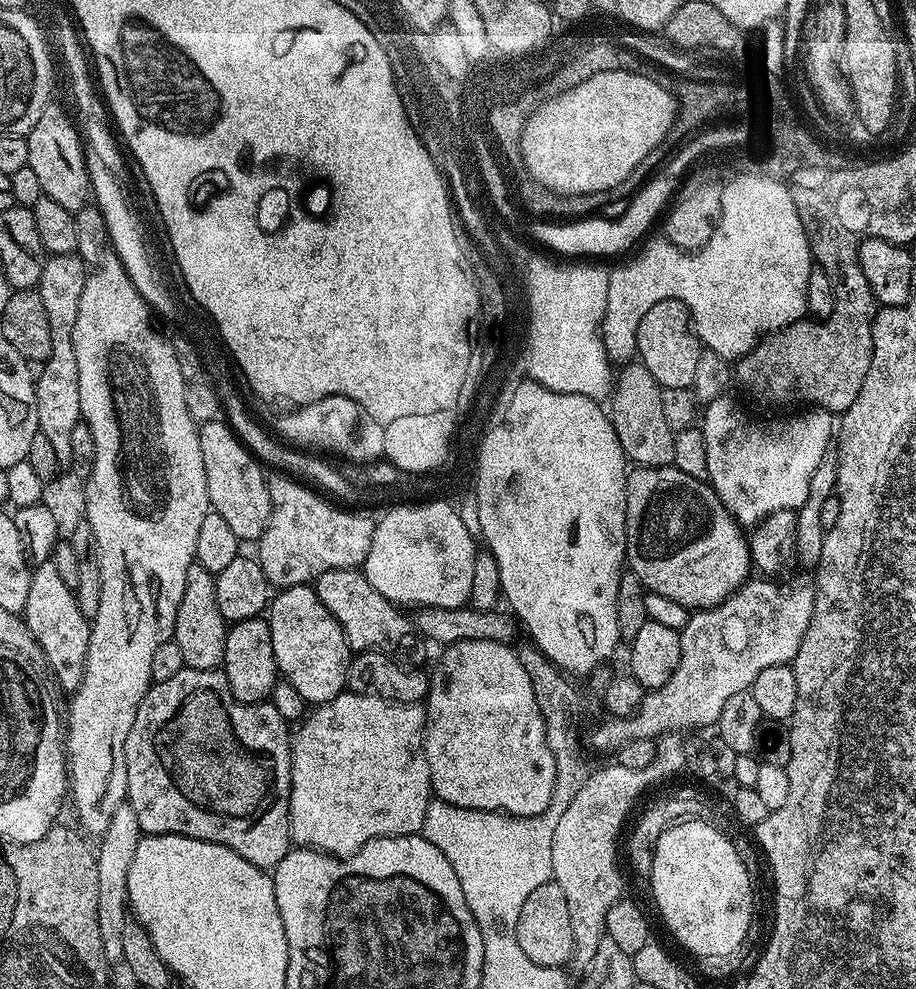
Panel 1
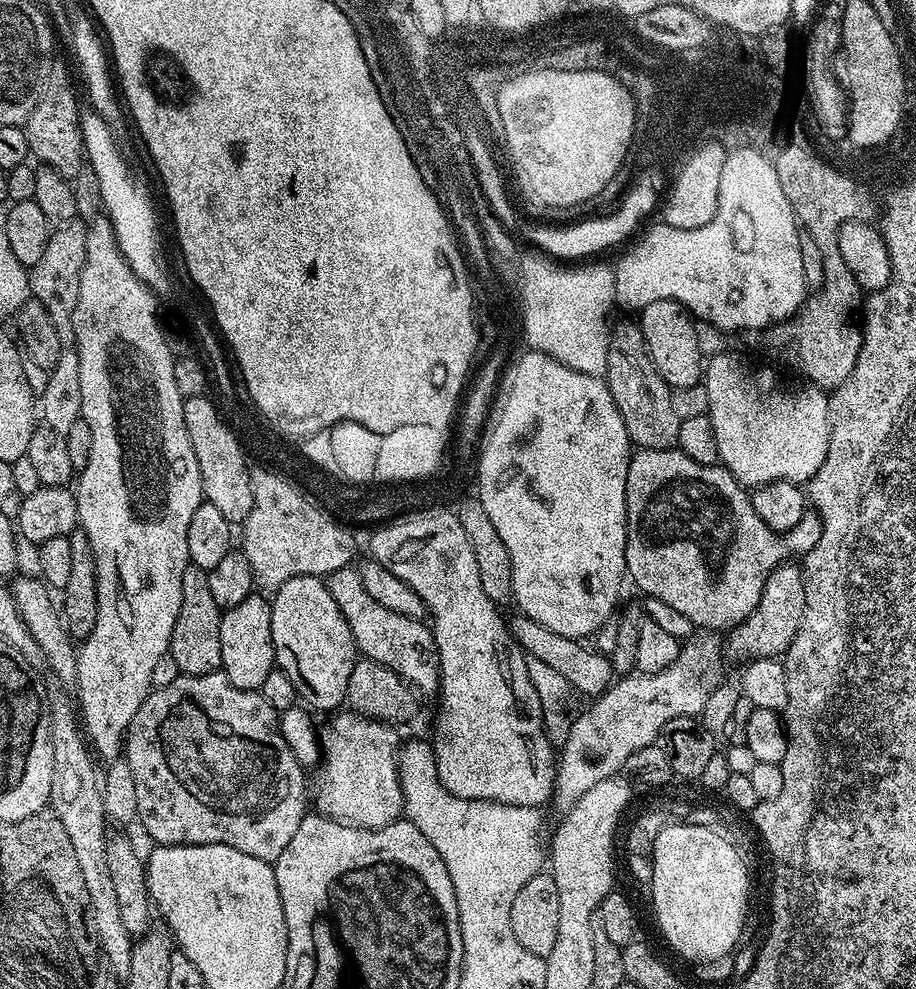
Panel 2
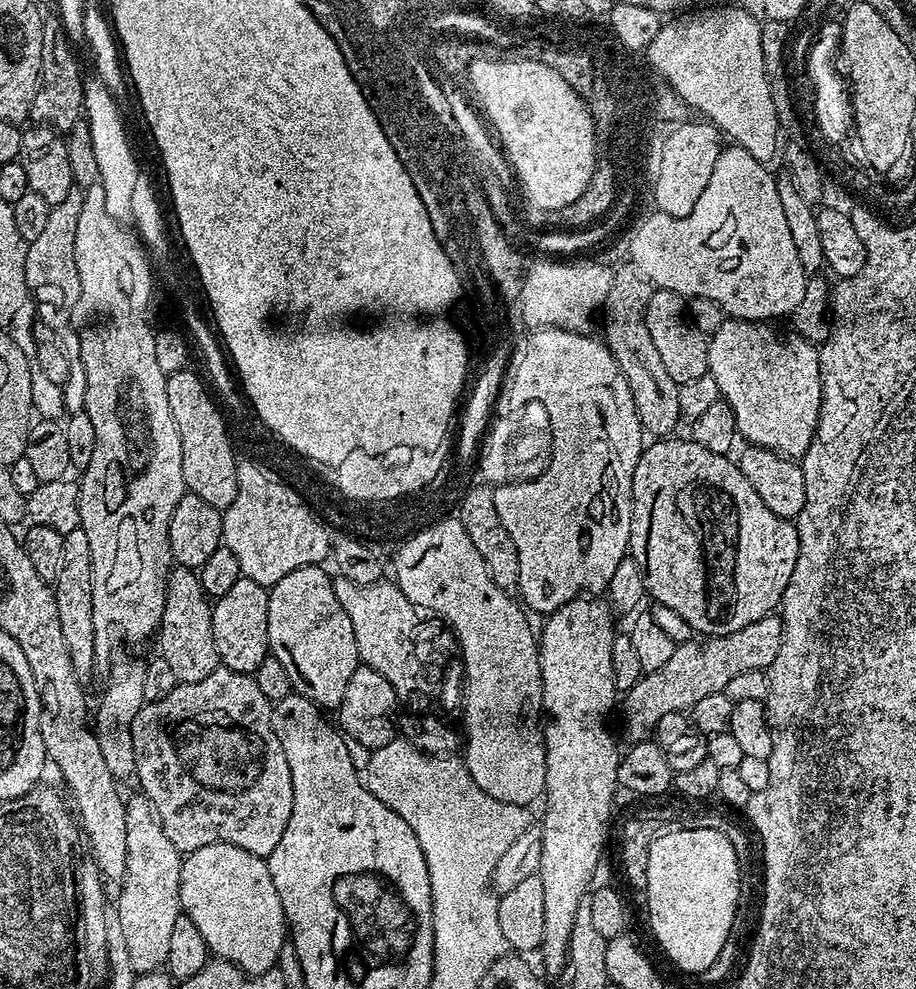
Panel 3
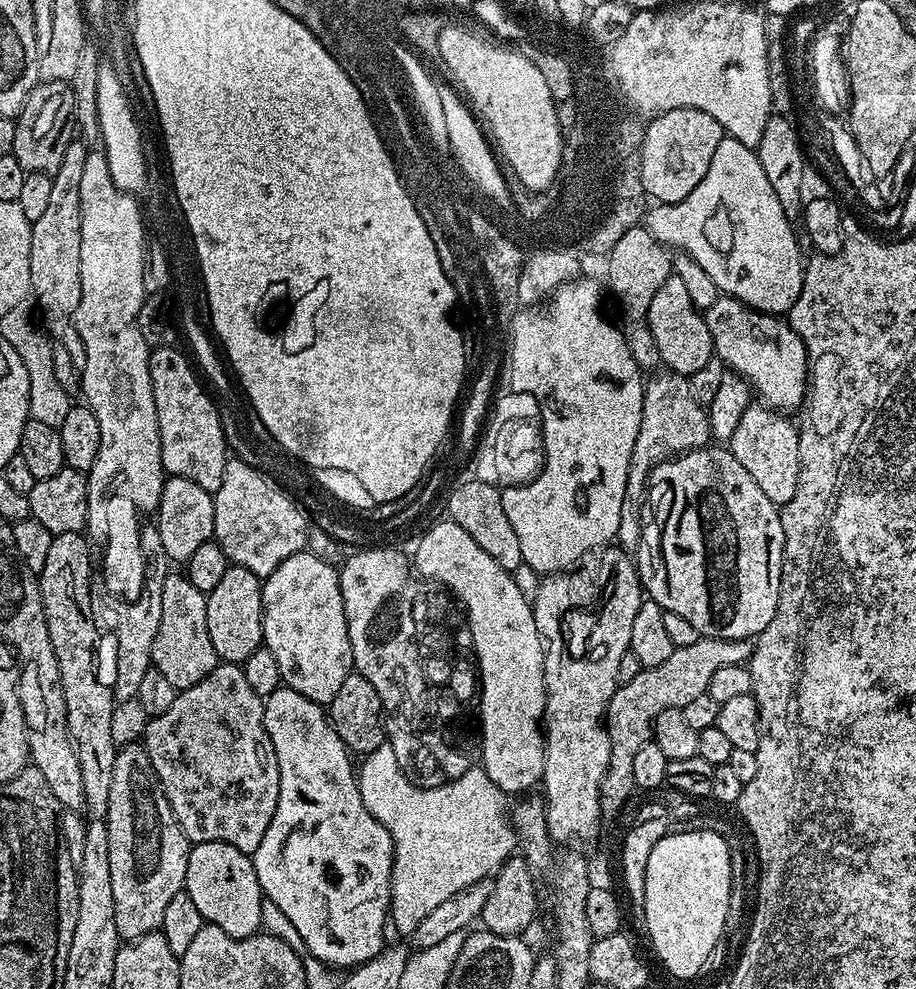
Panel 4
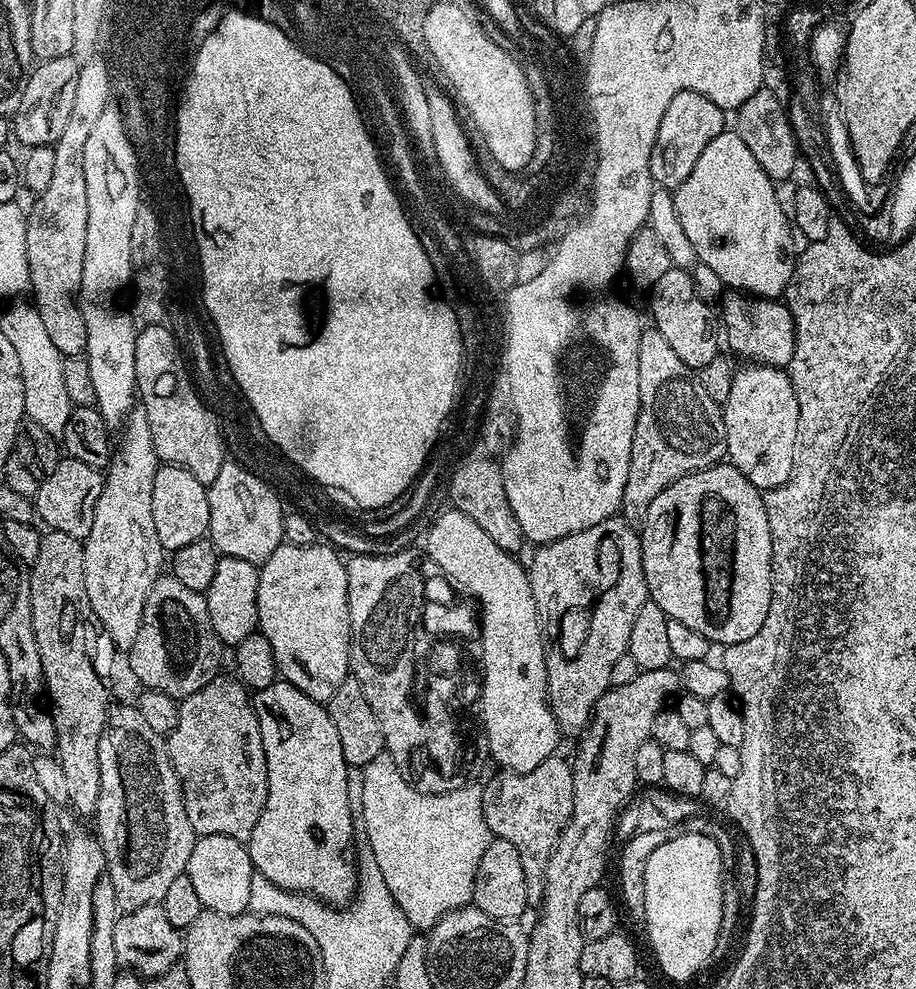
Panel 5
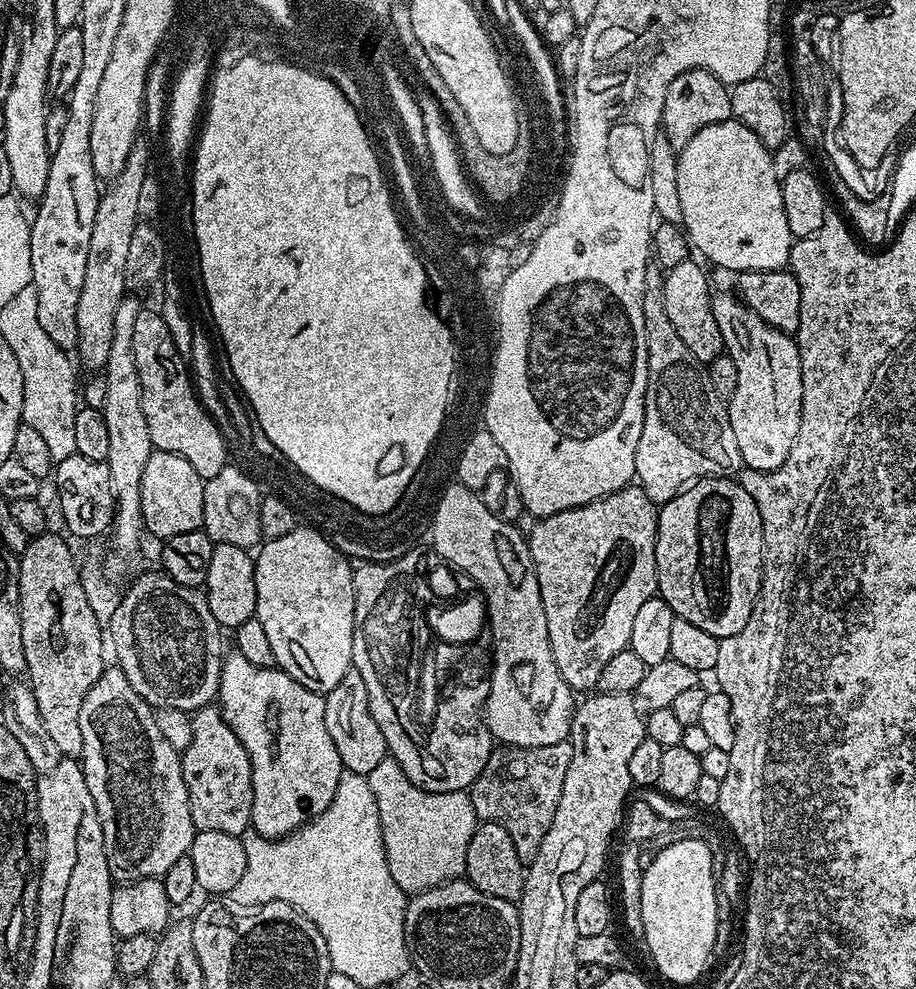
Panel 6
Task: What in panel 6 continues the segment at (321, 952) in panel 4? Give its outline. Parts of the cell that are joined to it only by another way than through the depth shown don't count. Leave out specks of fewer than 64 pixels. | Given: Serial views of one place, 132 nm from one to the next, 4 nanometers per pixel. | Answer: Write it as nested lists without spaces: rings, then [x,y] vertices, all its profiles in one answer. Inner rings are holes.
[[[235,650],[223,657],[220,665],[220,690],[218,707],[224,720],[238,734],[238,742],[246,746],[246,754],[252,767],[254,806],[252,807],[251,831],[262,834],[267,840],[289,836],[316,816],[321,816],[334,798],[341,771],[338,750],[326,730],[324,696],[314,690],[306,690],[290,674],[280,668],[254,666],[254,662],[242,658]]]

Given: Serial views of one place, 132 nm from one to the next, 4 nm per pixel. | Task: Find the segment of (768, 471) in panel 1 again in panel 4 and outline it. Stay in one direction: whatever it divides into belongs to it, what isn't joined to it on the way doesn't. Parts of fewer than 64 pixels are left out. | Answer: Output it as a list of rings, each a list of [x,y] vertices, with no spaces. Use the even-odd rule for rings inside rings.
[[[723,294],[717,295],[714,306],[703,309],[702,315],[712,335],[715,355],[731,371],[743,376],[767,407],[799,409],[805,403],[806,389],[810,384],[808,355],[802,338],[798,338],[787,319],[755,311],[733,296]]]

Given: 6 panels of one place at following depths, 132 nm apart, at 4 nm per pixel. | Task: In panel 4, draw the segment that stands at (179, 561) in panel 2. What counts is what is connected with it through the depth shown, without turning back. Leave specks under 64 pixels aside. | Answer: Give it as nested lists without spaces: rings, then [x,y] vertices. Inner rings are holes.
[[[89,151],[86,158],[86,166],[82,166],[82,298],[78,302],[76,311],[76,329],[82,338],[82,346],[86,346],[86,366],[80,372],[80,387],[82,396],[85,396],[86,407],[98,418],[98,430],[102,430],[102,442],[98,442],[98,458],[94,466],[86,473],[88,478],[88,527],[87,535],[91,543],[104,551],[104,584],[111,595],[129,602],[137,600],[144,589],[144,555],[140,545],[140,512],[155,513],[156,507],[160,505],[160,495],[162,486],[166,479],[166,473],[162,462],[162,446],[160,445],[160,435],[158,434],[158,410],[154,410],[154,390],[150,386],[150,366],[148,365],[148,354],[150,346],[142,338],[140,327],[136,319],[140,313],[146,299],[146,293],[142,286],[142,274],[144,273],[144,250],[146,241],[144,241],[144,224],[146,228],[146,216],[138,203],[137,197],[130,192],[124,192],[115,185],[114,178],[110,174],[110,166],[107,165],[107,158],[103,151]]]

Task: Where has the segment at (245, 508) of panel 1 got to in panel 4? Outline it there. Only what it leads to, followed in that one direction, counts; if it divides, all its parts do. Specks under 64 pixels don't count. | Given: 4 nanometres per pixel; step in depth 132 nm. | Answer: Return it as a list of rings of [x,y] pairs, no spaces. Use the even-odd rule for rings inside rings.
[[[176,346],[152,348],[148,354],[154,410],[158,410],[158,434],[162,446],[160,461],[168,476],[190,478],[190,482],[214,494],[218,486],[222,486],[222,474],[230,459],[230,449],[224,439],[217,401],[208,392],[209,397],[204,393],[201,377],[193,361],[187,358]]]

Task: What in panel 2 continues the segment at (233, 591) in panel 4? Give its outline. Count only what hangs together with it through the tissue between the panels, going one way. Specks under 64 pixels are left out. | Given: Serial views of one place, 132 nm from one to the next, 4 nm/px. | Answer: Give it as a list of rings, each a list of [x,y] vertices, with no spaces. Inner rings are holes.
[[[253,594],[242,598],[238,606],[223,609],[218,639],[222,642],[220,667],[226,679],[238,686],[238,690],[259,690],[262,682],[266,682],[266,674],[270,674],[277,667],[272,637],[271,599],[264,594]]]

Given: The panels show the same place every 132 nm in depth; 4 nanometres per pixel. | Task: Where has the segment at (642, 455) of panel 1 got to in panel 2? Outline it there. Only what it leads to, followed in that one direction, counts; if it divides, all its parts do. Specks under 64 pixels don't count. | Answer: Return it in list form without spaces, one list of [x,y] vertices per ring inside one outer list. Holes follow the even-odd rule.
[[[639,323],[620,324],[617,328],[615,325],[611,329],[603,379],[618,406],[618,414],[622,414],[622,422],[626,422],[628,438],[637,449],[675,445],[681,421],[678,414],[674,414],[672,389],[658,374]]]

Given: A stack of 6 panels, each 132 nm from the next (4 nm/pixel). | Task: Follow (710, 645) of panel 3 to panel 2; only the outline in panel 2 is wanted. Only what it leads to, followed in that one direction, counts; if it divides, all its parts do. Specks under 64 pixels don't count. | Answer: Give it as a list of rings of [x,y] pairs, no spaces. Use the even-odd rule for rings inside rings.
[[[785,562],[771,572],[762,590],[762,598],[758,606],[728,633],[725,639],[724,650],[727,657],[732,657],[739,662],[756,660],[760,657],[781,657],[787,652],[790,642],[797,634],[801,624],[802,614],[805,610],[805,584],[803,571],[799,565]]]

